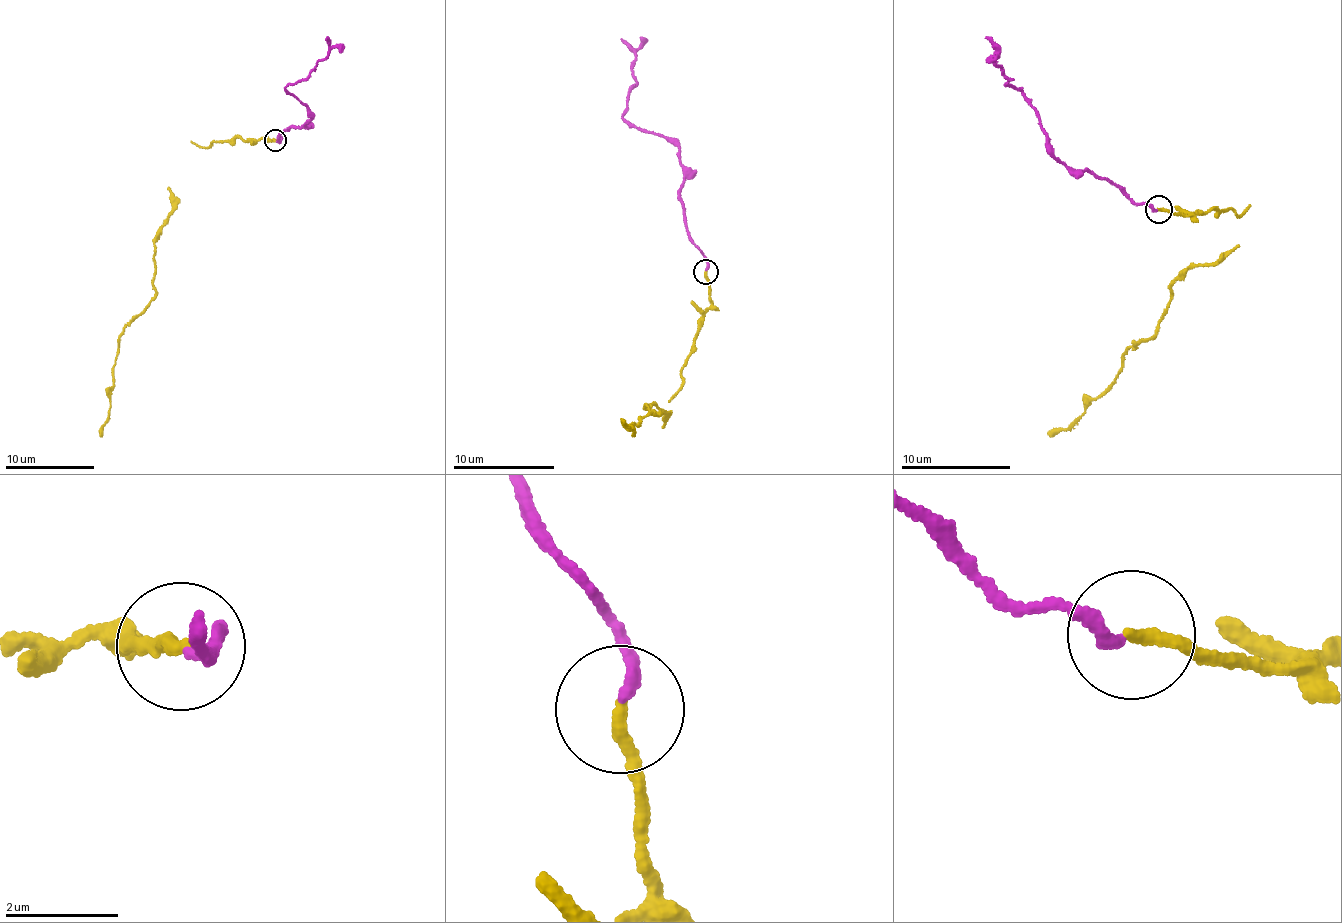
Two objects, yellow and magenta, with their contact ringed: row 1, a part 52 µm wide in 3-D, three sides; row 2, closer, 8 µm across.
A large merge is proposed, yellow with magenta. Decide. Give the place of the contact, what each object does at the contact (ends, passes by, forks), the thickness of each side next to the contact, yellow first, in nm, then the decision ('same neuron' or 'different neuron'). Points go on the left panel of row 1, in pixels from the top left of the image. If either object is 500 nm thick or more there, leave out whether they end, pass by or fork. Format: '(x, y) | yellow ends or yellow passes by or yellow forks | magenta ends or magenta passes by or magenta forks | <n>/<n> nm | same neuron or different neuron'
(275, 140) | yellow ends | magenta ends | 240/200 nm | same neuron

